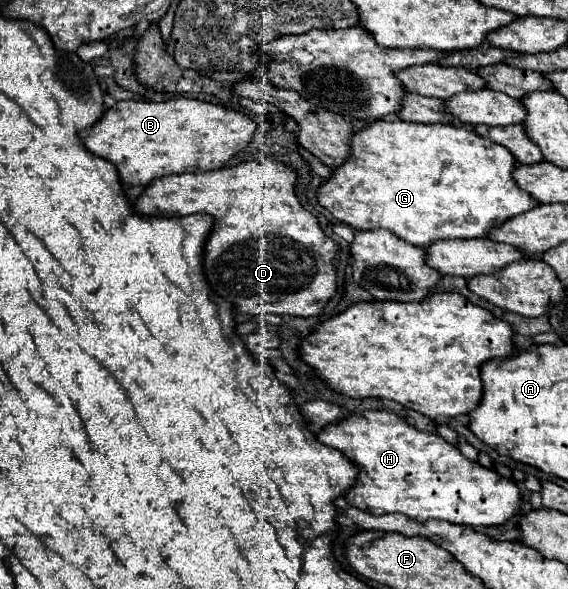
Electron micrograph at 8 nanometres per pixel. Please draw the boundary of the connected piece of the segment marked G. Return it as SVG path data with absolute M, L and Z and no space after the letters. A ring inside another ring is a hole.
M378 120L356 132L352 154L332 178L320 186L318 200L344 224L356 230L392 230L414 246L428 248L436 240L488 238L488 234L506 220L538 206L538 200L526 194L514 182L514 156L500 144L490 142L454 124L408 124L402 120Z

